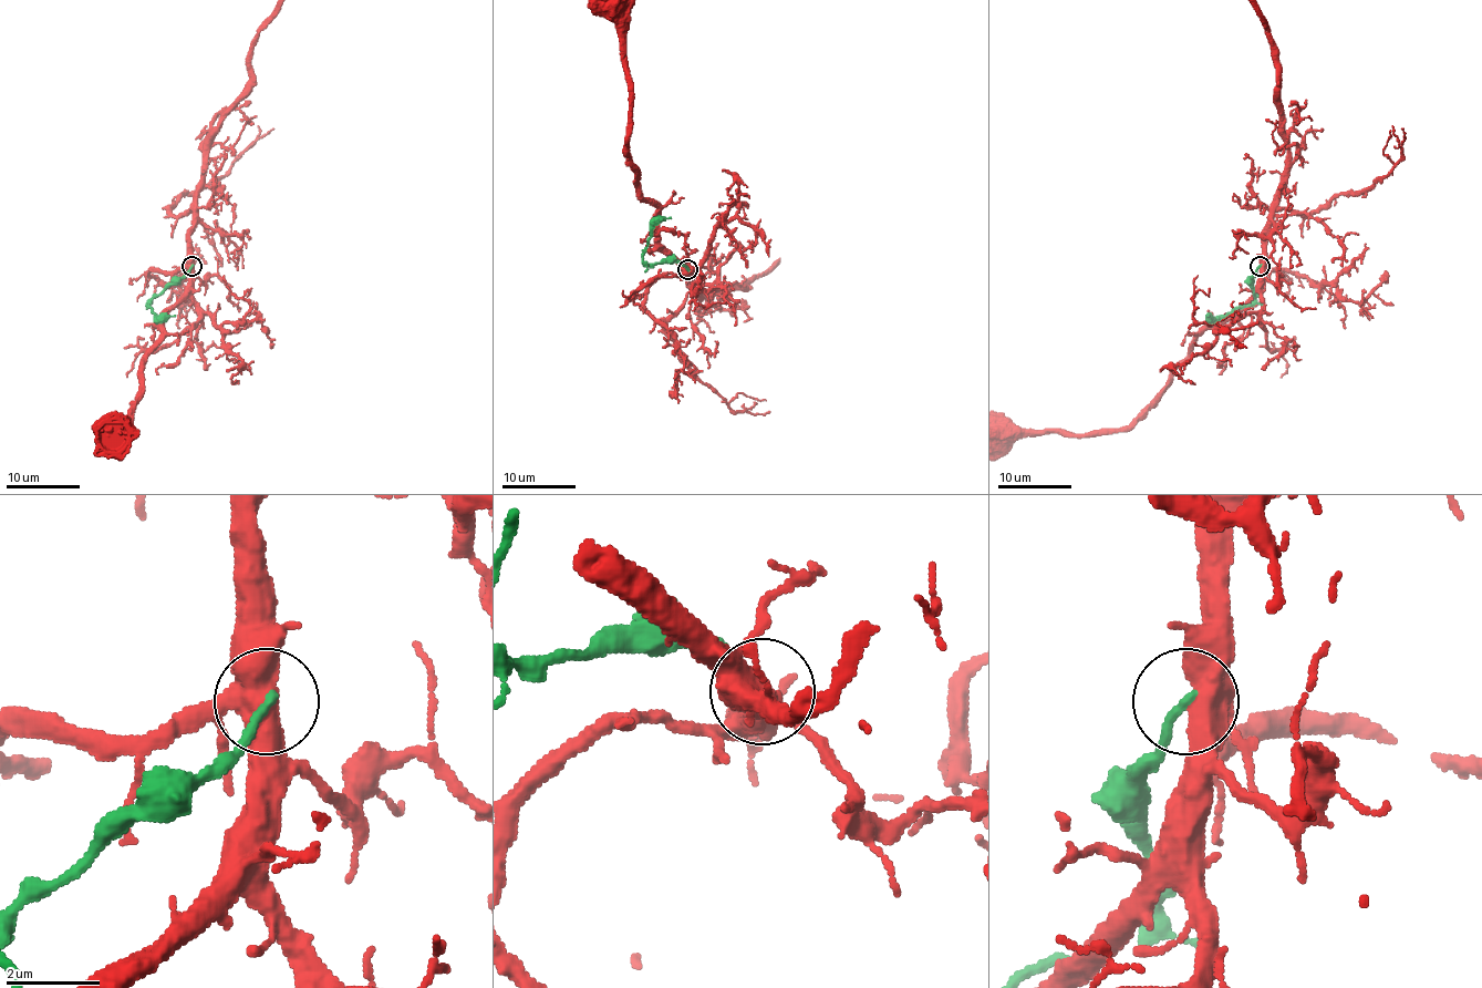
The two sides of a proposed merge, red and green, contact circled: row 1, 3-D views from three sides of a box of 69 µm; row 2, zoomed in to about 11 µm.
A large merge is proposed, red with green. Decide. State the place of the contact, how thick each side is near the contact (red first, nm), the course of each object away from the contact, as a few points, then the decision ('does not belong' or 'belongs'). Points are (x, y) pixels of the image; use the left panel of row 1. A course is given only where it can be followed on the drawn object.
place (192, 266); calibres 550 and 190 nm; course red (190, 266), (190, 287), (163, 315), (163, 333), (145, 362), (134, 434), (126, 433), (126, 444), (112, 440); course green (190, 266), (146, 304), (157, 317), (174, 315); does not belong

